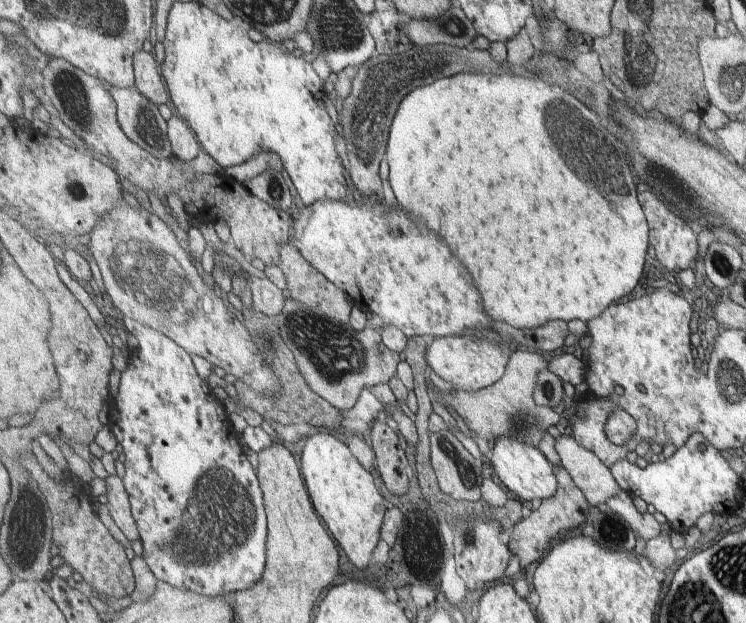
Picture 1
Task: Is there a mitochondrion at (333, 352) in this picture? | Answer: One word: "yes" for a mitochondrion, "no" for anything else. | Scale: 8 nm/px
yes

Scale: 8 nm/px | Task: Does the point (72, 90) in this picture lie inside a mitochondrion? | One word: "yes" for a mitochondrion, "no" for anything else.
yes

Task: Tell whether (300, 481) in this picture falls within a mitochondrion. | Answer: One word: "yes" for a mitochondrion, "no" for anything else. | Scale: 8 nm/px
no

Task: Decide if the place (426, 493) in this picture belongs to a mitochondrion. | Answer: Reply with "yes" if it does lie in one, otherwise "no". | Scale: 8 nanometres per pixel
no

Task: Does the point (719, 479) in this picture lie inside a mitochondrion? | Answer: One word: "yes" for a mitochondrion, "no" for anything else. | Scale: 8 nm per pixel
no

